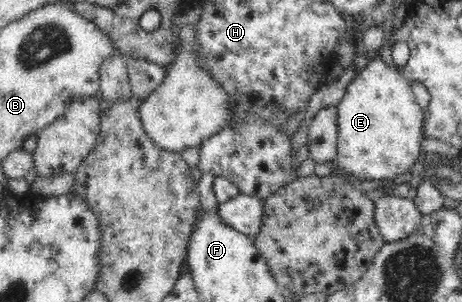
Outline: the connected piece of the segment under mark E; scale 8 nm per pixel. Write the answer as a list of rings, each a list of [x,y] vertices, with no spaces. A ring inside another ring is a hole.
[[[374,56],[368,64],[358,71],[346,87],[342,101],[338,105],[337,157],[335,163],[347,174],[353,174],[365,180],[401,180],[408,176],[409,170],[421,158],[423,139],[423,120],[425,111],[415,101],[411,82],[393,69],[381,57]]]

